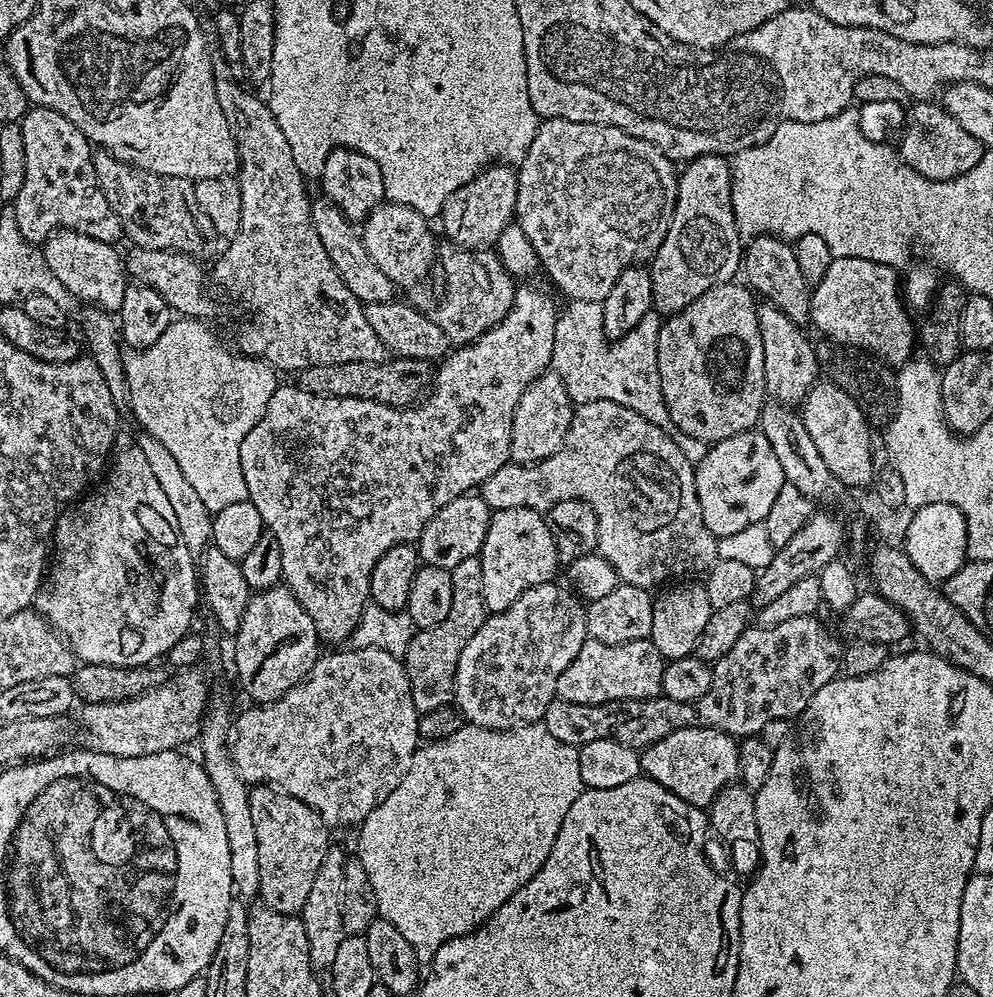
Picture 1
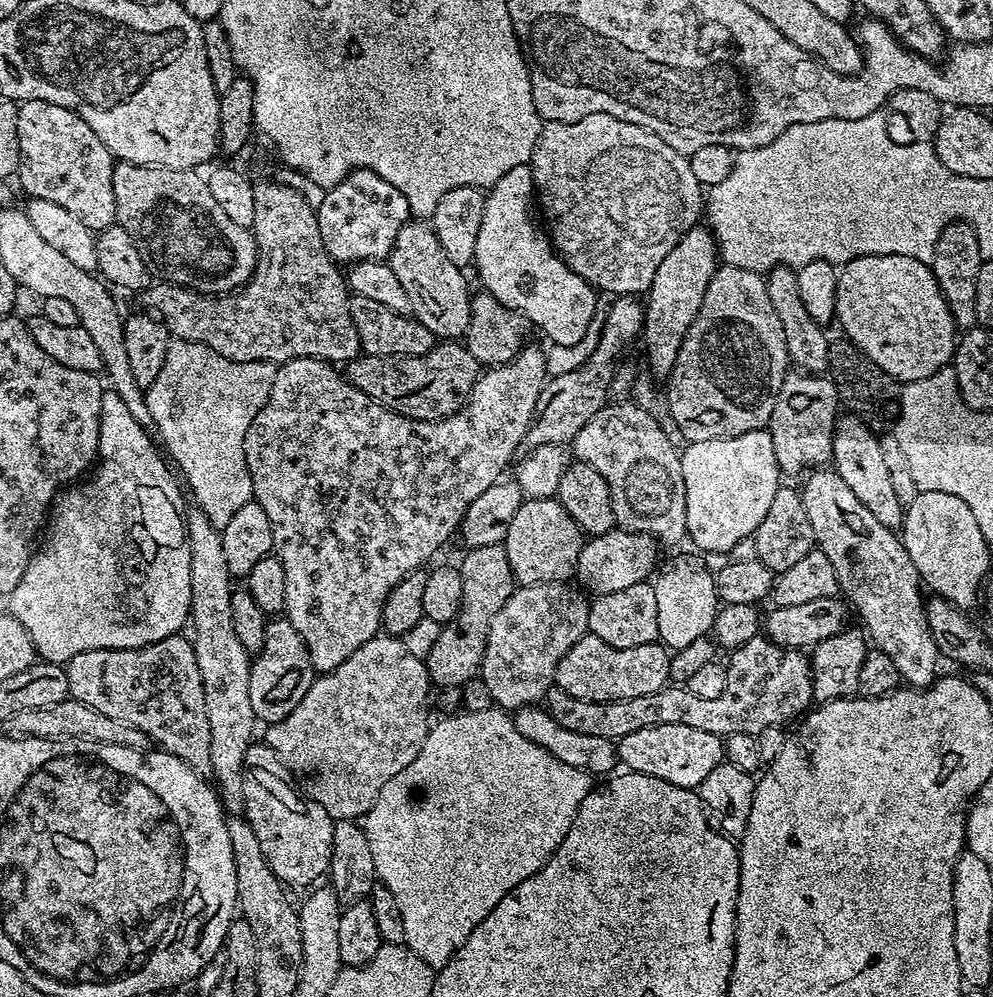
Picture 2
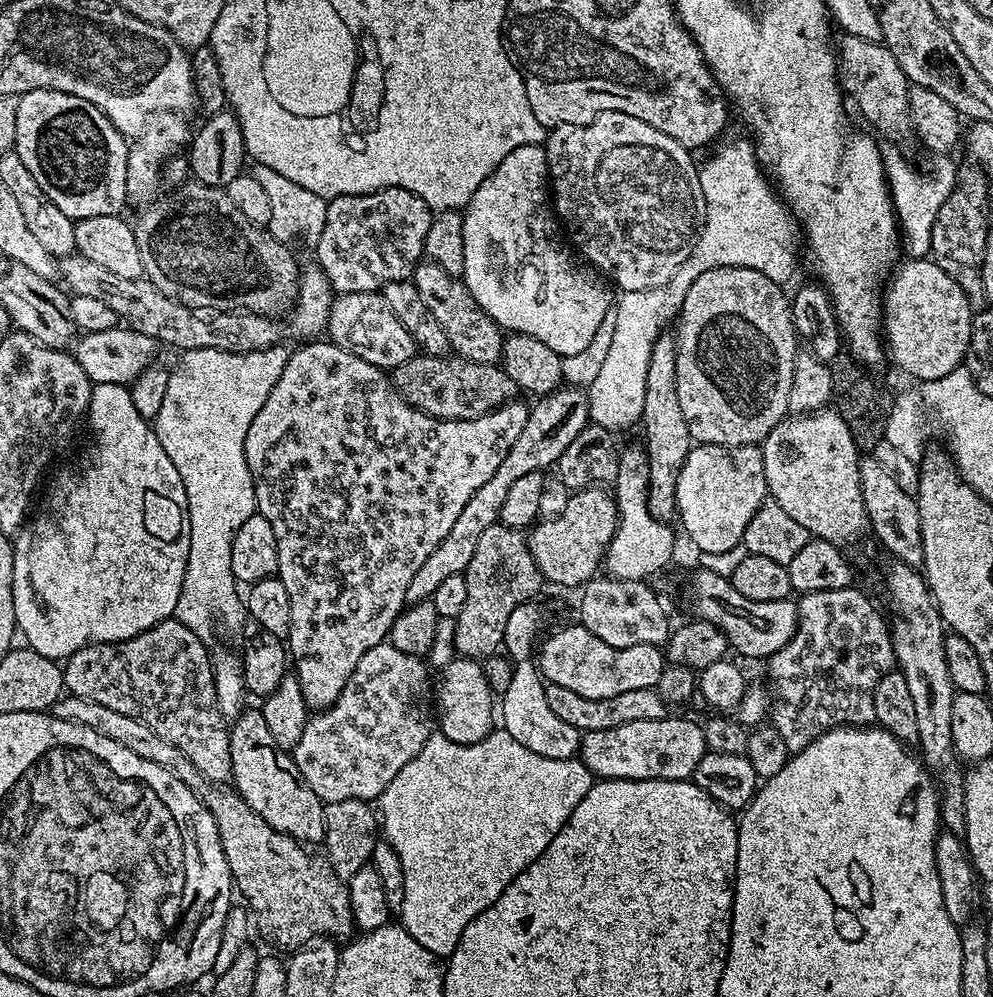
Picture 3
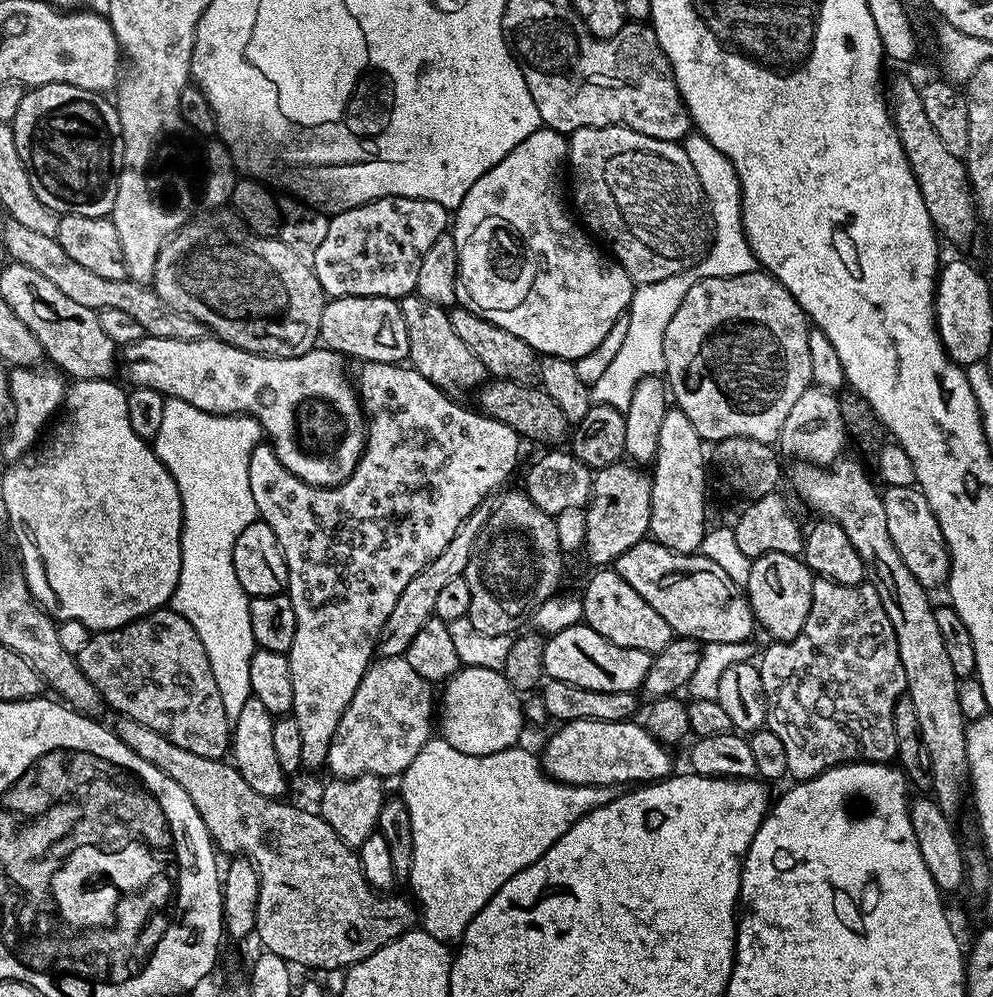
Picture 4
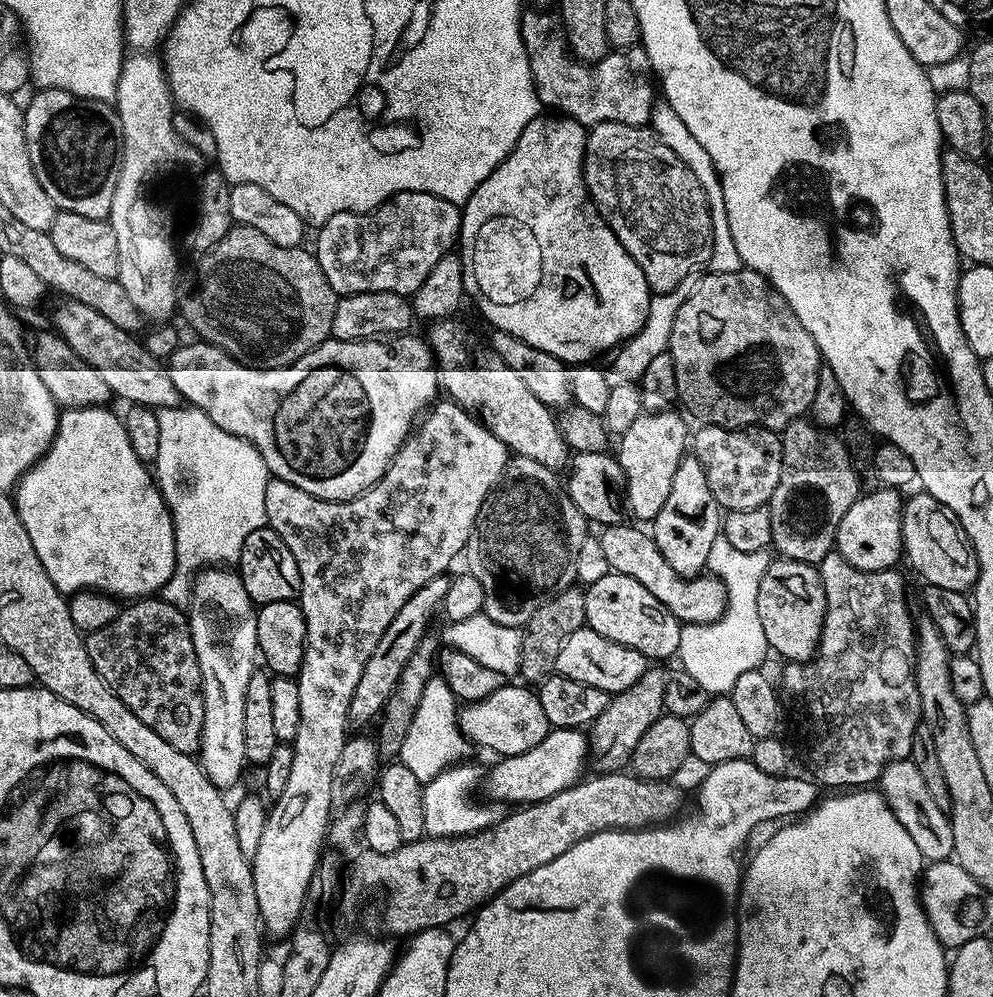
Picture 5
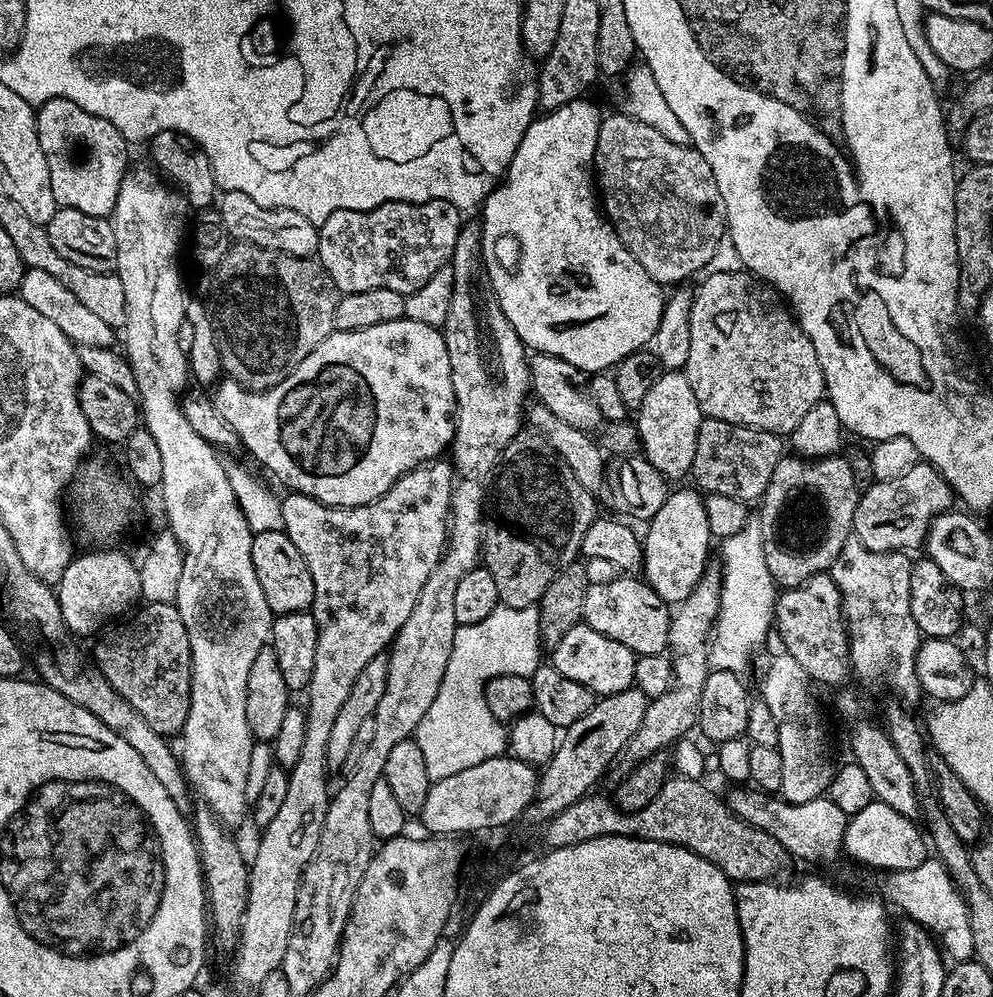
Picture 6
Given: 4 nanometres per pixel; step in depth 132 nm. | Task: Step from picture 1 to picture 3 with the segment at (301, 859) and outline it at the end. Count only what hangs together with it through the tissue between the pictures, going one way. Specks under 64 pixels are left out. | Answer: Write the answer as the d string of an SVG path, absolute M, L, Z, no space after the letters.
M245 707L240 716L233 719L228 733L230 738L230 762L232 779L240 797L274 830L303 842L308 846L319 845L324 839L324 806L325 801L310 790L302 778L296 761L285 749L274 742L266 718L259 707Z

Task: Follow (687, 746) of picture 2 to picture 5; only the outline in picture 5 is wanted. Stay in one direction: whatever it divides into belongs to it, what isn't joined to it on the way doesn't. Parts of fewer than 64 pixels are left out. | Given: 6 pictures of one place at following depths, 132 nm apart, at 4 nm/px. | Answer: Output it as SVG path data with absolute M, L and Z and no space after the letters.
M552 728L542 742L538 743L538 746L534 746L532 750L497 759L497 764L493 766L492 773L489 776L487 773L486 784L488 780L489 790L502 803L512 804L508 806L523 806L525 804L533 804L534 802L542 802L546 798L550 798L554 794L566 790L571 784L575 784L577 780L581 779L585 775L584 764L586 768L586 761L589 759L589 756L588 736L581 729Z

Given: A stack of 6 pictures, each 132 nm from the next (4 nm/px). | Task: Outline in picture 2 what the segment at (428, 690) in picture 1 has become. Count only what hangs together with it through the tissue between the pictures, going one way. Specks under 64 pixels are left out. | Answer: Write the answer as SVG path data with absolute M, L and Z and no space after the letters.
M503 543L469 548L464 554L464 561L458 564L462 574L462 606L451 622L443 625L426 659L428 679L435 687L437 684L440 690L459 689L478 676L491 619L506 605L513 589L517 587Z

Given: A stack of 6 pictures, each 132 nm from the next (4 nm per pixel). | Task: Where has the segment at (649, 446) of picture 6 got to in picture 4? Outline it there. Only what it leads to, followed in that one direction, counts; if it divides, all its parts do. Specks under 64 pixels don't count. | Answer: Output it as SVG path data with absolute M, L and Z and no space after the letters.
M617 462L599 469L592 480L591 499L586 505L586 538L583 551L596 566L608 566L630 546L649 535L652 477L643 467L631 462Z

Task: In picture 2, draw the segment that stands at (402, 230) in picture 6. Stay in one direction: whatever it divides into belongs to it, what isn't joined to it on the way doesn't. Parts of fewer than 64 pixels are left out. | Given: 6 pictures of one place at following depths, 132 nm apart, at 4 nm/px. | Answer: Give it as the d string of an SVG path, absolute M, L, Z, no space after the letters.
M357 168L340 184L327 189L322 206L315 210L322 246L340 266L367 264L369 260L387 261L394 250L398 230L412 216L406 194L365 168Z

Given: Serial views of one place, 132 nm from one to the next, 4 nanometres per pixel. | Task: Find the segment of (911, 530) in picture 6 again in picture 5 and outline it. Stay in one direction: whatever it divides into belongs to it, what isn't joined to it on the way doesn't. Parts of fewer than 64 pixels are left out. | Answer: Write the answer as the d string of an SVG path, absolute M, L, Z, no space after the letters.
M880 486L877 489L877 492L865 491L856 499L854 506L850 506L850 510L846 510L842 522L838 522L838 532L836 534L835 551L840 552L842 558L846 558L846 562L850 562L850 566L867 572L886 572L895 569L899 560L901 563L904 550L904 539L900 531L902 530L902 518L904 517L905 497L894 488Z

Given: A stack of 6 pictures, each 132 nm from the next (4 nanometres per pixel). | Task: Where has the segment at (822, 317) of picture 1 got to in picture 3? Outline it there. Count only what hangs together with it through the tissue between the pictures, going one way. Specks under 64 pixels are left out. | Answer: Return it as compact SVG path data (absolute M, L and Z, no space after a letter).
M930 258L905 259L891 273L882 303L886 352L906 375L913 376L916 382L937 380L965 363L974 310L966 294L962 294L962 286L942 266Z

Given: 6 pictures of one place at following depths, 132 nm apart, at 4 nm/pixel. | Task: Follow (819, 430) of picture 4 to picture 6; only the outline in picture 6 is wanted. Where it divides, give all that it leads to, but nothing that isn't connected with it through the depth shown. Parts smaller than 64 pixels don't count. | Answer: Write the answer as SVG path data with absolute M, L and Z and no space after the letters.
M795 454L781 456L758 504L762 550L774 583L781 589L797 588L814 574L831 569L838 554L842 554L842 546L853 539L854 510L861 491L843 455L816 459Z

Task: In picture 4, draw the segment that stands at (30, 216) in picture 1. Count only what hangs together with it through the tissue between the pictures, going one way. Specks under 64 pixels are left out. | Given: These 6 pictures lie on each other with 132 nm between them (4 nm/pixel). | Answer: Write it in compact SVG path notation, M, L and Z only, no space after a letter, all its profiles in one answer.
M42 84L25 91L11 125L26 153L34 194L50 210L65 216L111 213L118 172L112 169L112 148L104 140L120 140L120 119L107 95L69 84Z

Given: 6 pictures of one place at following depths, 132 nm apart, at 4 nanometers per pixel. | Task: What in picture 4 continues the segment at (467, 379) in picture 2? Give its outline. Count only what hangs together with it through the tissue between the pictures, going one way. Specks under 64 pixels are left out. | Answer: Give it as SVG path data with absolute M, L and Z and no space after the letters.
M492 378L479 389L479 392L479 411L510 426L525 441L533 440L536 444L546 444L544 446L560 446L569 439L570 421L566 414L562 414L554 398L550 398L550 394L546 394L543 388L535 383Z

